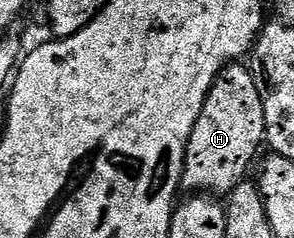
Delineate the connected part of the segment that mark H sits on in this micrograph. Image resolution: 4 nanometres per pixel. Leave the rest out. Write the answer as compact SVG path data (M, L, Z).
M233 63L220 73L219 76L215 79L215 83L211 87L211 91L207 95L207 99L205 100L205 106L203 107L203 111L199 115L199 119L195 123L195 127L191 131L191 139L189 140L189 146L187 147L187 151L185 152L185 170L183 171L183 175L181 176L181 189L189 195L227 195L231 192L235 186L237 186L241 180L246 178L247 169L250 167L255 155L260 151L261 145L263 149L263 142L265 141L265 99L263 96L262 86L259 84L258 78L248 73L247 70L244 69L244 64L241 63Z

